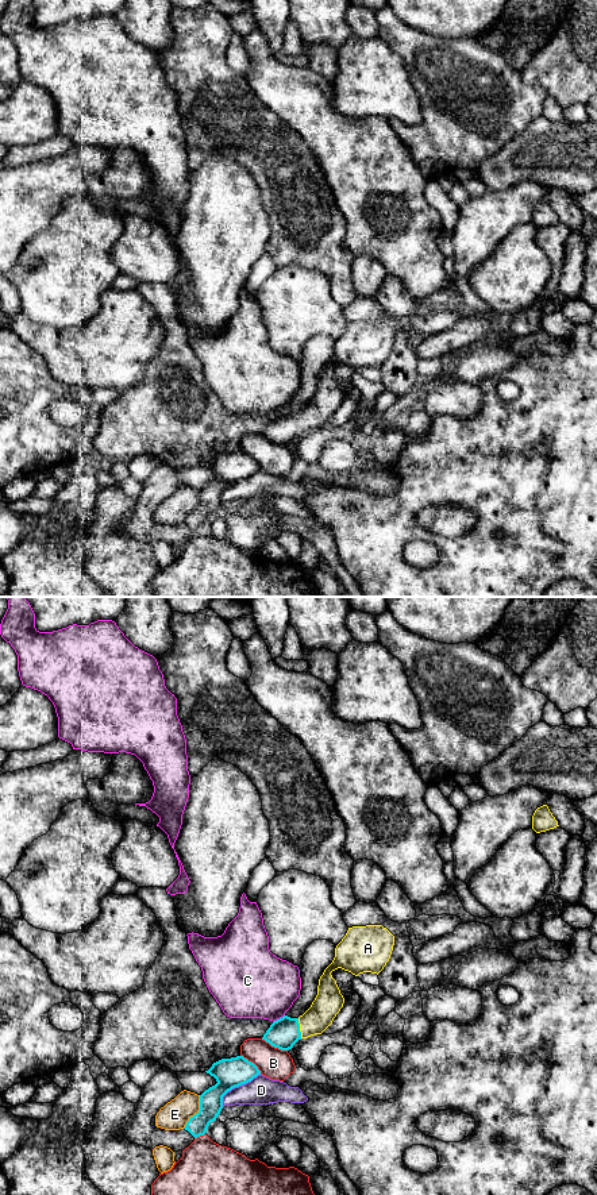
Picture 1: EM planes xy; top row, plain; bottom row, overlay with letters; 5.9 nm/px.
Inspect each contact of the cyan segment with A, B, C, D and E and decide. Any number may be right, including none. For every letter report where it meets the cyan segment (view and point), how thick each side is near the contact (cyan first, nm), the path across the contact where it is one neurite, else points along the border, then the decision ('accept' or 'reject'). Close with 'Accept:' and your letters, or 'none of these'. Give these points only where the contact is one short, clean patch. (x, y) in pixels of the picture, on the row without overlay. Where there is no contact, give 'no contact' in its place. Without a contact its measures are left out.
A: xy (299, 423) | 180/160 nm | across xy (284, 428), (299, 423), (328, 396) | accept
B: xy (274, 442) | 180/190 nm | reject
C: xy (280, 413) | 180/400 nm | reject
D: xy (237, 481) | 180/170 nm | reject
E: xy (197, 508) | 140/170 nm | reject
Accept: A

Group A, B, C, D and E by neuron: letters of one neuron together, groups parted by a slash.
A / B / C / D / E

